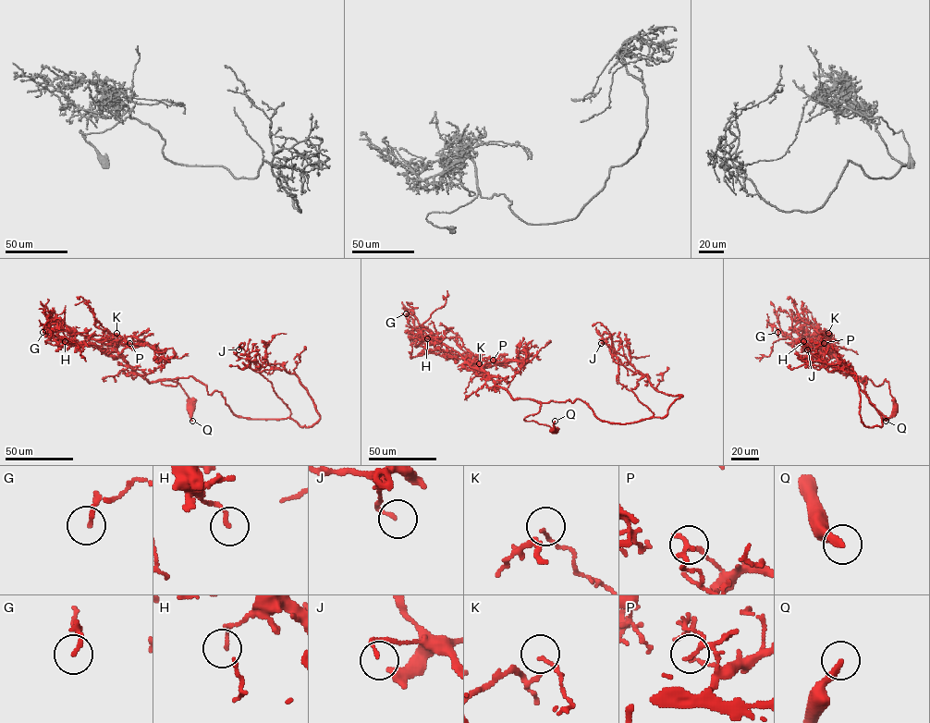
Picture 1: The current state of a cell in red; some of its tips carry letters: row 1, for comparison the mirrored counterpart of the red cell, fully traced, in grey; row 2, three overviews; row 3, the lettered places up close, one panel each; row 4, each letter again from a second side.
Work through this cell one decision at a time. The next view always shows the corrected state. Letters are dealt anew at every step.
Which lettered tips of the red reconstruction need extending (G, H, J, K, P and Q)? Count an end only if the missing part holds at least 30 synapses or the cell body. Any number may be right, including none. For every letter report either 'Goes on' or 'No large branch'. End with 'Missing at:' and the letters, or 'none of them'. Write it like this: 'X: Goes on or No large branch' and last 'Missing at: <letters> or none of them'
G: No large branch
H: No large branch
J: No large branch
K: No large branch
P: No large branch
Q: No large branch
Missing at: none of them

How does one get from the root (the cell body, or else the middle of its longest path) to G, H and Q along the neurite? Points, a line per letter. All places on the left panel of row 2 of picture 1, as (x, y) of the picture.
G: (190, 410), (179, 384), (161, 383), (176, 386), (177, 379), (148, 382), (115, 345), (58, 327), (42, 332)
H: (190, 410), (179, 384), (161, 383), (176, 386), (177, 379), (148, 382), (94, 344), (65, 341)
Q: (190, 410), (192, 421)

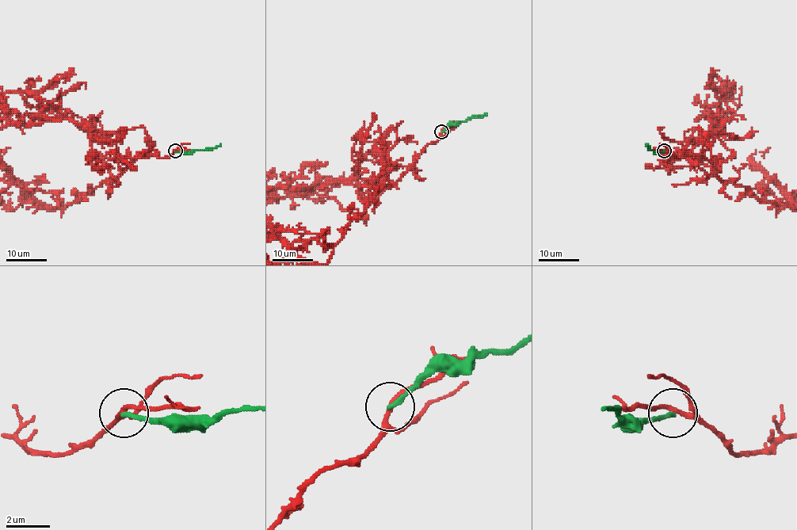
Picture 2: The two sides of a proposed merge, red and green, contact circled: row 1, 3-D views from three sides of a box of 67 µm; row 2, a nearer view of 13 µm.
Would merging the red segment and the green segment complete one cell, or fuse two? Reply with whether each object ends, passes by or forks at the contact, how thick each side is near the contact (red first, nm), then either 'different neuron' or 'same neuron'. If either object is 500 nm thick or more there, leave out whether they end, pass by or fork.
red forks; green ends; calibres 150 and 220 nm; different neuron

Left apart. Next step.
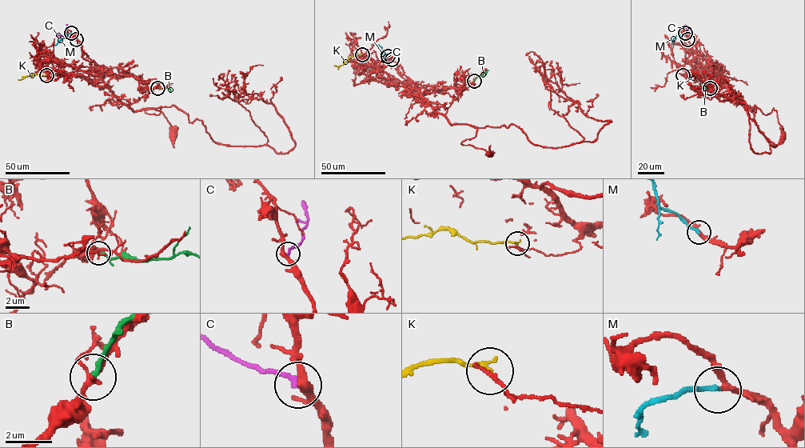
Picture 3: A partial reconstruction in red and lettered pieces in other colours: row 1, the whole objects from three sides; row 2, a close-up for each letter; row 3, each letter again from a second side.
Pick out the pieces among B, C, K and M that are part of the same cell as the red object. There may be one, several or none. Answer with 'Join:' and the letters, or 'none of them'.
Join: C, M

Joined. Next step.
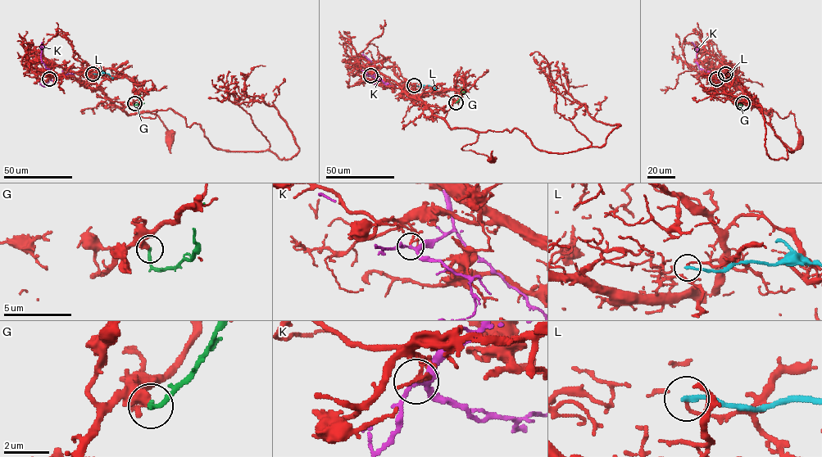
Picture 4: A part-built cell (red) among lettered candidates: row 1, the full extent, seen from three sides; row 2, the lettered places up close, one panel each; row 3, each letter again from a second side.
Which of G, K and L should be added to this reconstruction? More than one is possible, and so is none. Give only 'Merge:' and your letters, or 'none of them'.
Merge: none of them

